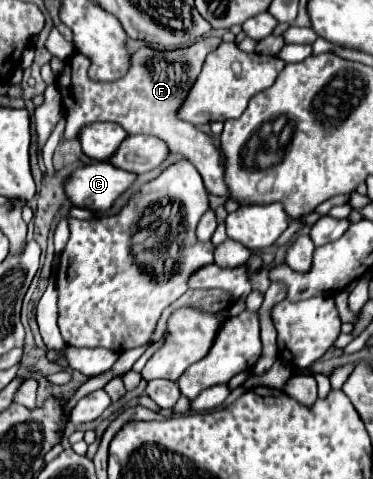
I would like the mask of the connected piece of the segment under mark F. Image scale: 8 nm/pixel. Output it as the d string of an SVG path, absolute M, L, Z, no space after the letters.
M206 36L192 42L186 48L164 52L154 50L150 46L142 46L130 56L128 74L120 82L112 82L110 86L94 86L94 82L90 82L86 76L90 60L80 53L74 53L58 76L58 90L62 92L62 106L66 114L66 130L62 138L76 140L80 136L80 130L94 122L116 122L128 134L150 134L164 140L170 152L176 152L192 162L192 166L202 176L208 192L216 196L228 196L228 188L222 176L224 166L218 150L218 140L206 136L190 122L178 118L178 110L186 100L192 84L196 82L206 56L220 42L222 42L220 38Z

